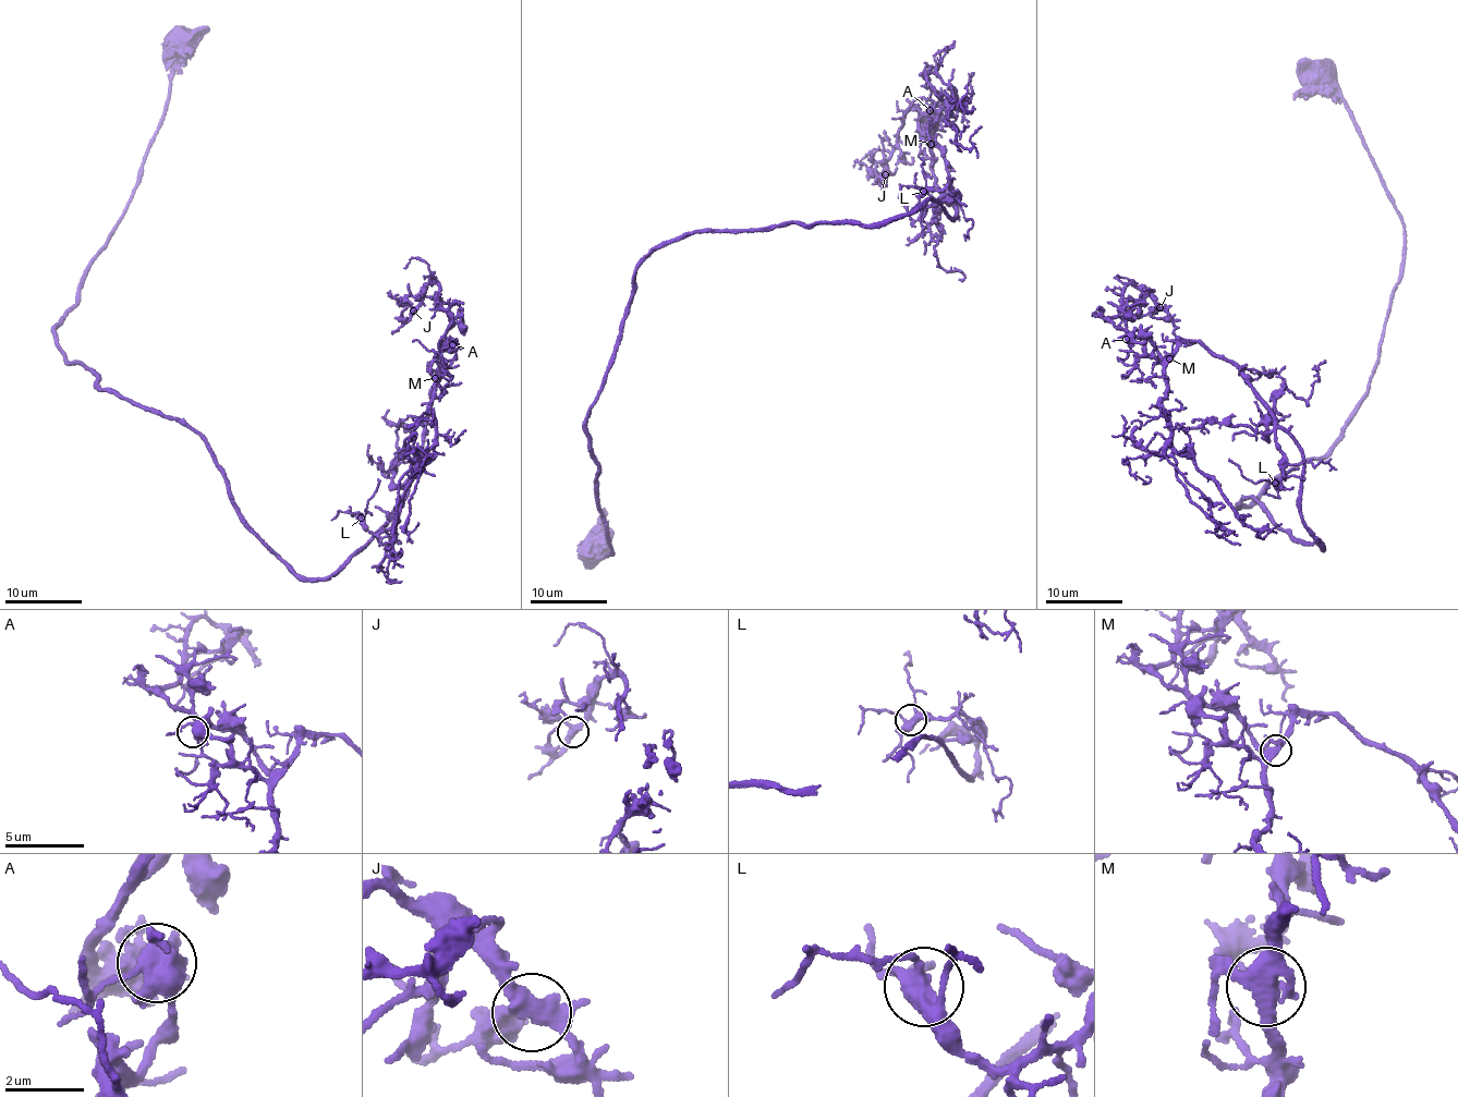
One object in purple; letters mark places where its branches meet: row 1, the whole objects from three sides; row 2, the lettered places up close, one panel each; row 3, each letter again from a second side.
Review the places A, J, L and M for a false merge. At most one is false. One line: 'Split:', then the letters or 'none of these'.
Split: none of these

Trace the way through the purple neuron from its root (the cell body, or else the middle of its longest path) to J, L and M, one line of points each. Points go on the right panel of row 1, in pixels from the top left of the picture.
J: (1323, 78), (1400, 278), (1341, 439), (1237, 504), (1322, 547), (1250, 381), (1107, 319), (1159, 307)
L: (1323, 78), (1405, 240), (1341, 439), (1237, 504), (1322, 547), (1277, 428), (1275, 483)
M: (1323, 78), (1400, 278), (1341, 439), (1237, 504), (1322, 547), (1250, 381), (1195, 341), (1169, 358)

